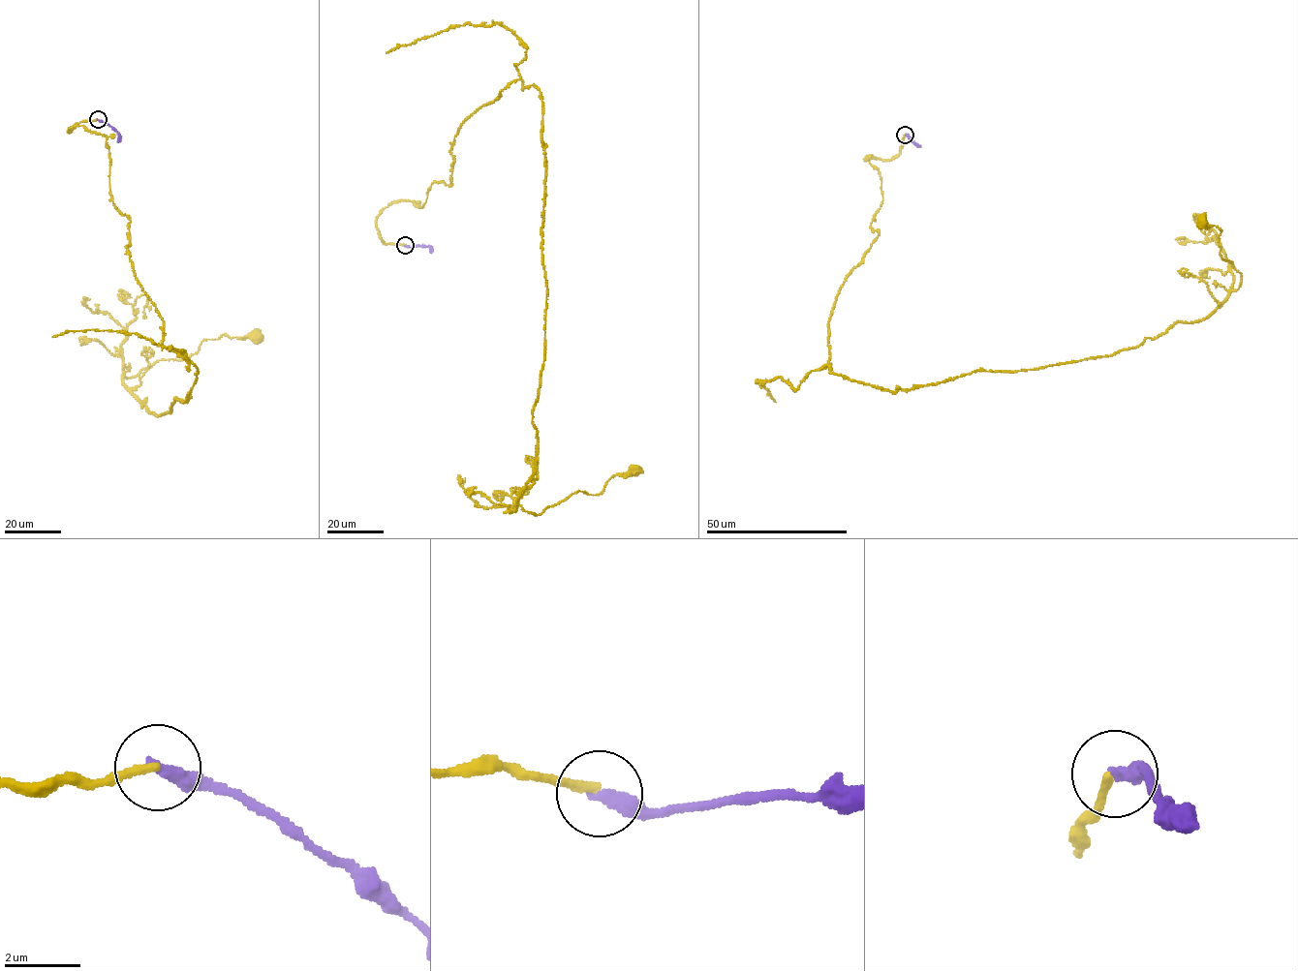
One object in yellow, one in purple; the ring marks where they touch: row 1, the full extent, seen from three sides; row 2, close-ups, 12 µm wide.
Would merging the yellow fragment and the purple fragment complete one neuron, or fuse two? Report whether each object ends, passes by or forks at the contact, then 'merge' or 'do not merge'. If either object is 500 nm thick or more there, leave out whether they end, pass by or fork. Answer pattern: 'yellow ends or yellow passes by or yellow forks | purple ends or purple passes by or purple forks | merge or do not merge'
yellow ends | purple ends | do not merge

